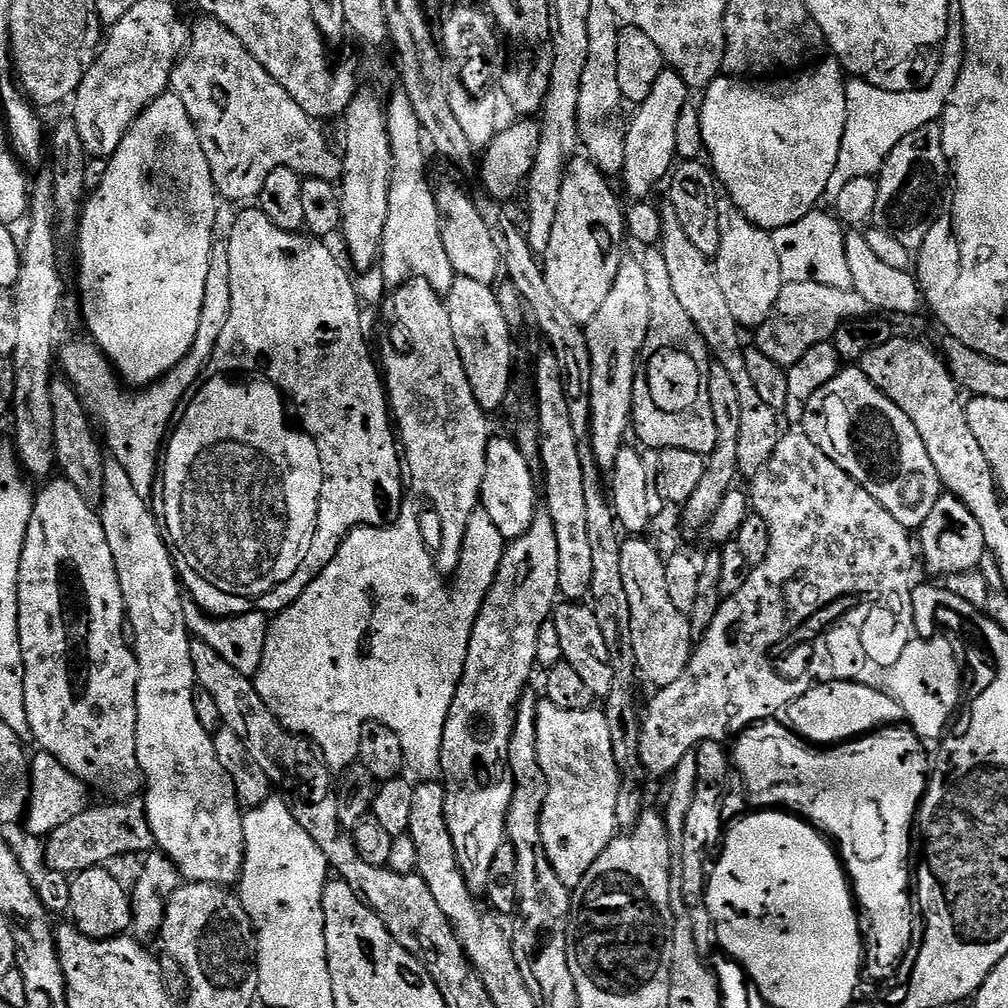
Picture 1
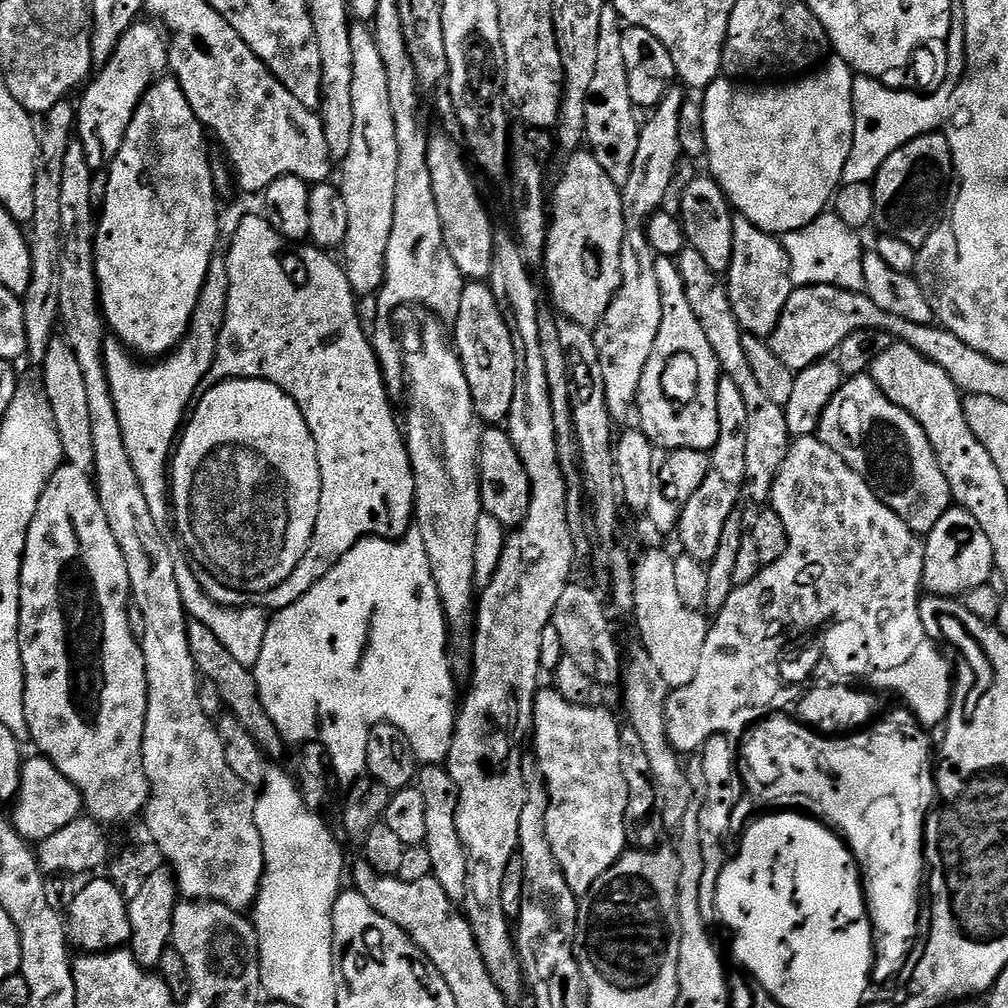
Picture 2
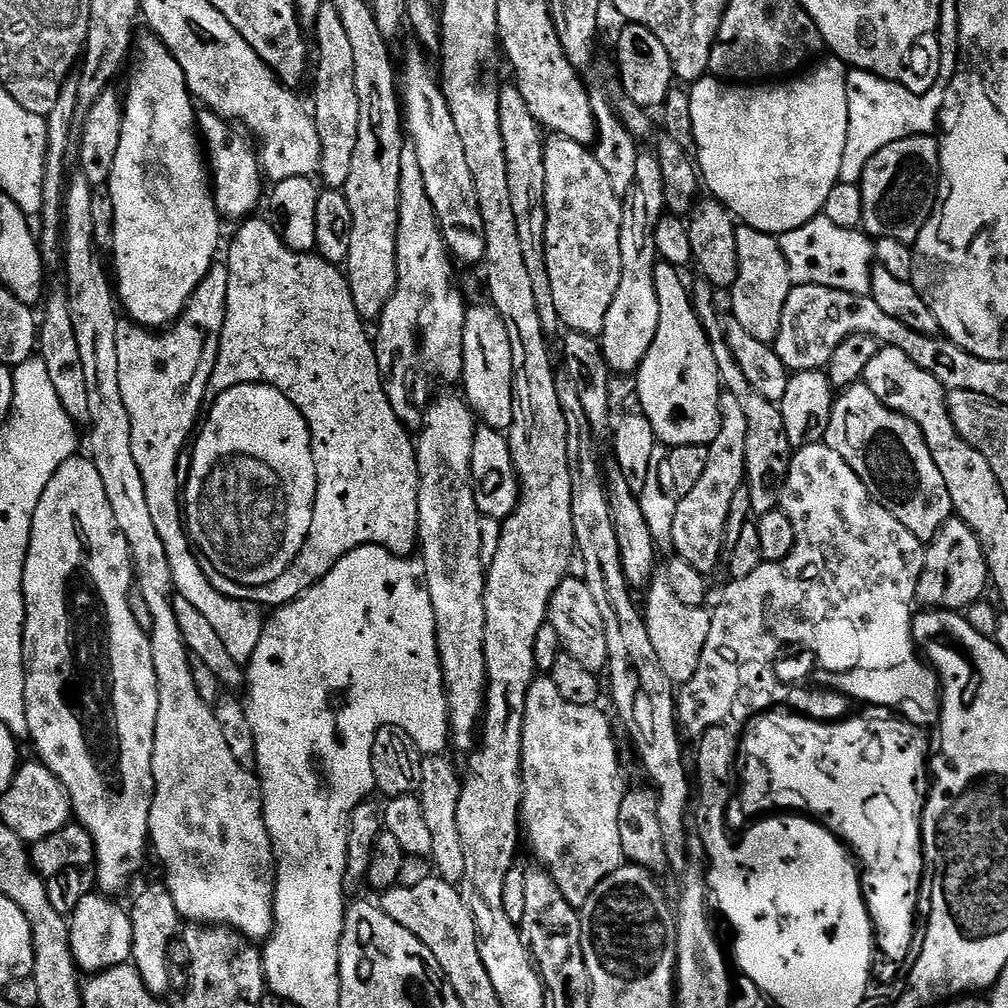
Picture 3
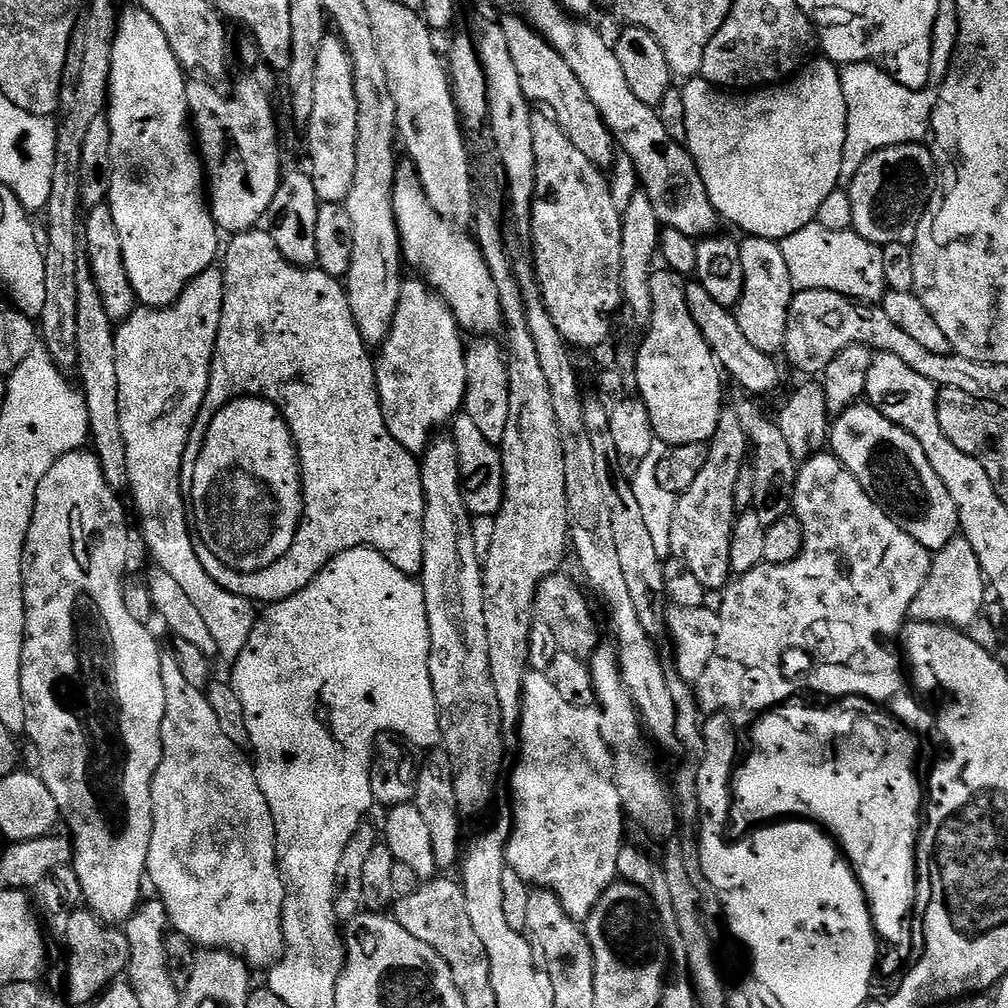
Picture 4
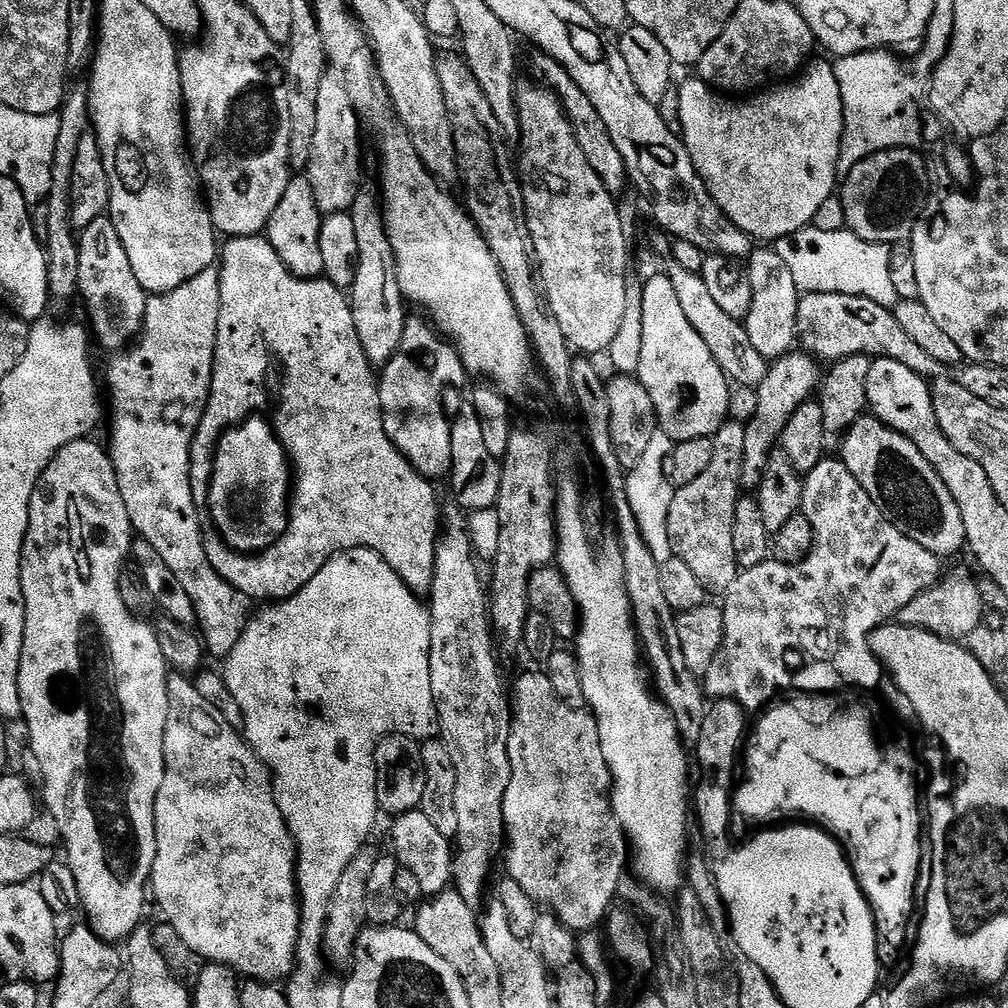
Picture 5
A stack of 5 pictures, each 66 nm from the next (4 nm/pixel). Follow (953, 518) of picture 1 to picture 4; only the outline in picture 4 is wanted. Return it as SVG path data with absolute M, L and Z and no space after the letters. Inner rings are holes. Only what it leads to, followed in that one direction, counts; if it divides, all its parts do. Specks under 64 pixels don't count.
M963 536L952 539L940 552L933 555L930 574L910 604L908 617L931 624L948 624L961 630L981 617L988 586L974 548Z

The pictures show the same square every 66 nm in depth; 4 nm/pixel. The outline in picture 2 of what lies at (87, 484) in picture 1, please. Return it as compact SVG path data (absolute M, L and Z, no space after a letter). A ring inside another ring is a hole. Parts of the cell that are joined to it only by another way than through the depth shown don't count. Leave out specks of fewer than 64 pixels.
M53 338L47 347L46 358L40 365L42 371L42 391L50 402L51 413L54 414L55 428L62 441L64 459L76 469L91 471L94 462L93 434L91 433L90 406L87 405L86 382L83 381L82 368L78 365L74 352L62 338Z

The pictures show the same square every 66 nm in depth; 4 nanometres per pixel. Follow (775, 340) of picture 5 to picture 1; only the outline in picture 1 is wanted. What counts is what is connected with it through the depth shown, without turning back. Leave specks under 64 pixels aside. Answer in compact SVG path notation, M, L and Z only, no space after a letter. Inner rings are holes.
M721 203L720 222L721 225L728 227L724 228L720 249L714 257L718 286L722 286L722 295L726 297L726 303L730 305L730 310L739 322L741 329L755 330L762 322L766 322L766 318L770 318L770 314L778 302L778 294L785 285L778 252L767 231L755 226L730 228L728 224L743 225L745 223L744 216L735 204Z

